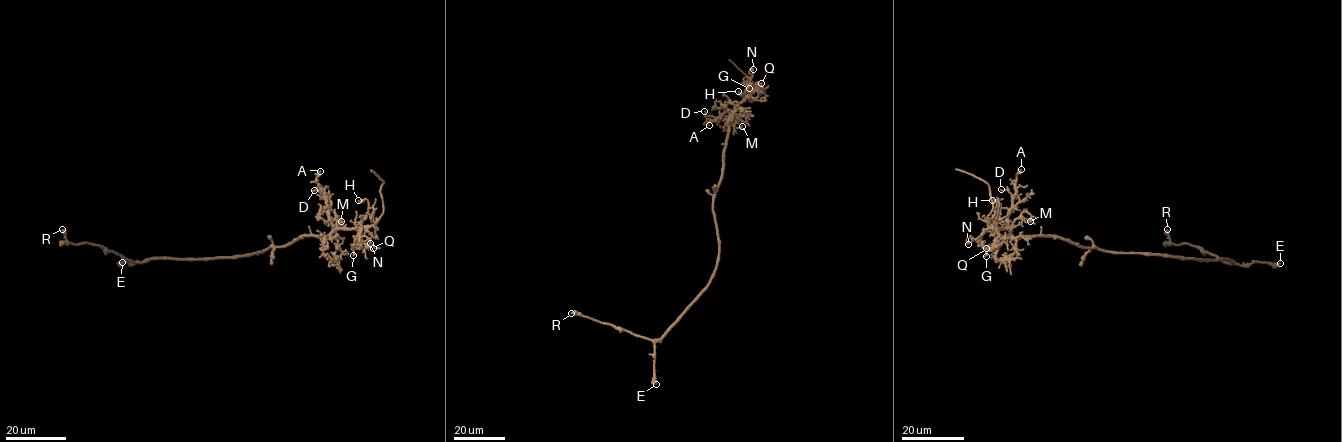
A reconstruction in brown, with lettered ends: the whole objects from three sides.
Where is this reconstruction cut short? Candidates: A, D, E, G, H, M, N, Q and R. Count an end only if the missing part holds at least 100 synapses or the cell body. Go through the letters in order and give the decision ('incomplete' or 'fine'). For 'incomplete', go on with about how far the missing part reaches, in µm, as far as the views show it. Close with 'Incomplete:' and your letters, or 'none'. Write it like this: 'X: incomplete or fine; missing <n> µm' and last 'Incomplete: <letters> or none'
A: fine
D: fine
E: fine
G: fine
H: fine
M: fine
N: fine
Q: fine
R: fine
Incomplete: none

